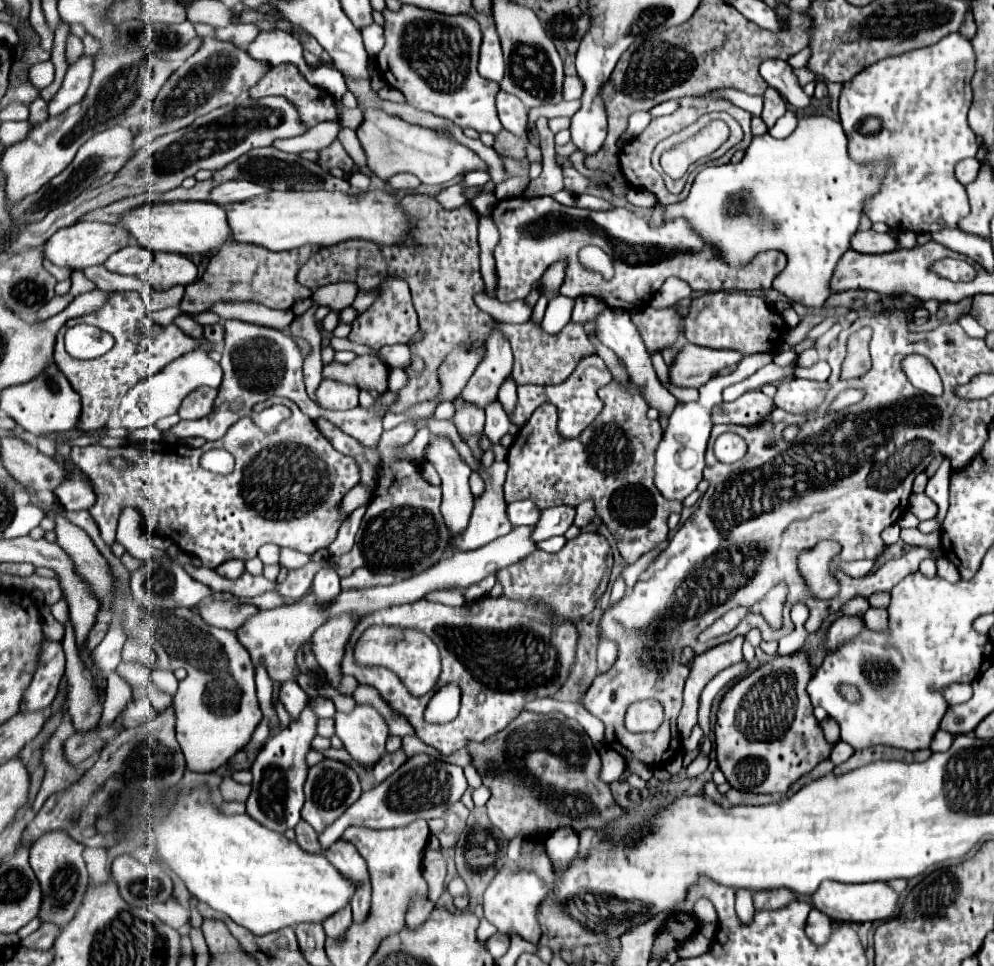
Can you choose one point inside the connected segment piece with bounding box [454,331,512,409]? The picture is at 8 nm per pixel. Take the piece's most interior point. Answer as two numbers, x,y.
494,369

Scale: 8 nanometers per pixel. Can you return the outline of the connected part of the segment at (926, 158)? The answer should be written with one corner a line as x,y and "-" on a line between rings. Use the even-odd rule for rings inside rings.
954,33
936,45
886,57
842,85
840,121
844,123
852,159
882,159
882,153
890,153
890,137
906,137
892,155
892,169
880,193
866,201
866,215
874,223
882,221
892,231
932,233
956,227
958,219
968,213
968,197
954,175
954,167
978,151
976,135
966,121
972,105
970,81
974,71
976,53
970,39
-
870,115
882,121
882,129
880,133
864,135
860,125

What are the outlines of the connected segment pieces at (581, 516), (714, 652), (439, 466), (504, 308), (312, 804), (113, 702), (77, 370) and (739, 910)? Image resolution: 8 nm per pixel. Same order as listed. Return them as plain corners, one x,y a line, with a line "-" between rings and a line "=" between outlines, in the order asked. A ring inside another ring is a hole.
584,501
576,508
574,525
582,528
587,526
596,516
593,501
=
736,637
732,641
720,643
700,655
696,655
692,649
688,649
686,659
690,659
690,675
684,685
684,705
678,717
678,731
682,739
690,737
692,727
698,723
698,707
700,707
700,695
706,687
706,683
716,677
722,669
742,661
742,643
744,637
=
432,435
430,443
428,443
428,449
426,449
426,461
434,465
434,469
438,471
438,475
442,479
442,505
440,505
440,511
446,519
450,535
454,537
454,535
458,535
466,529
470,513
472,513
474,495
470,493
470,487
468,487
468,477
470,477
472,469
464,463
464,459
460,457
460,453
452,445
452,441
446,439
446,437
440,437
440,435
=
476,295
474,301
482,311
490,313
496,321
502,323
514,323
514,325
528,323
532,315
532,307
528,305
526,299
518,299
514,303
498,303
498,299
490,299
488,295
=
324,759
322,763
308,769
304,793
306,793
306,803
302,809
302,819
308,821
316,833
322,833
330,823
334,823
360,797
362,789
360,789
358,773
352,767
348,767
340,761
=
110,673
108,675
108,693
106,693
106,701
104,701
104,713
100,723
110,723
114,721
116,713
120,711
120,707
132,697
132,691
128,687
128,683
118,675
118,673
=
134,291
114,293
108,299
108,303
102,309
98,309
96,313
66,321
56,335
54,361
58,363
60,371
68,377
74,391
82,397
82,413
76,423
76,429
78,431
94,431
94,429
106,427
106,421
108,421
110,413
116,409
118,399
130,387
134,387
138,381
162,371
168,363
182,357
184,353
190,353
196,347
198,347
198,341
188,337
186,333
182,333
176,325
162,327
162,325
154,323
146,315
140,295
-
78,323
90,323
90,325
96,325
96,327
108,331
116,339
114,347
106,355
102,355
98,359
90,359
90,361
80,361
80,359
70,357
64,349
64,333
66,333
66,329
70,329
=
736,889
736,915
738,919
742,919
742,923
748,923
754,915
752,893
746,889

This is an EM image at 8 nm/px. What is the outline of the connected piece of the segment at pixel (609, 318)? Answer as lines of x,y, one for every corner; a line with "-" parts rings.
604,307
596,319
594,319
594,331
596,331
596,337
602,345
606,345
608,349
612,349
624,363
626,363
626,369
632,377
634,383
638,383
642,387
642,393
646,395
646,401
650,403
650,407
658,409
660,415
670,415
674,405
676,405
676,399
660,385
656,373
654,373
654,367
652,367
652,361
650,361
650,355
646,353
646,347
640,339
640,333
638,329
630,323
630,315
628,311
614,311
612,307

